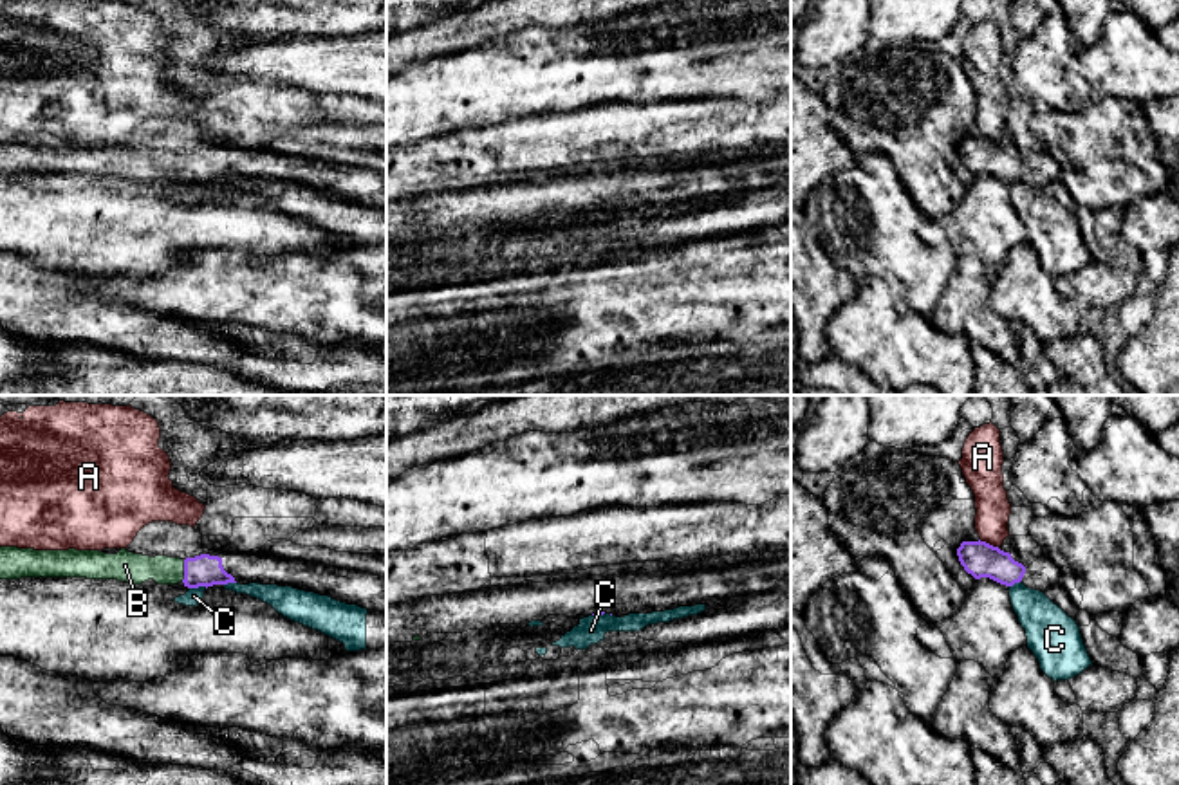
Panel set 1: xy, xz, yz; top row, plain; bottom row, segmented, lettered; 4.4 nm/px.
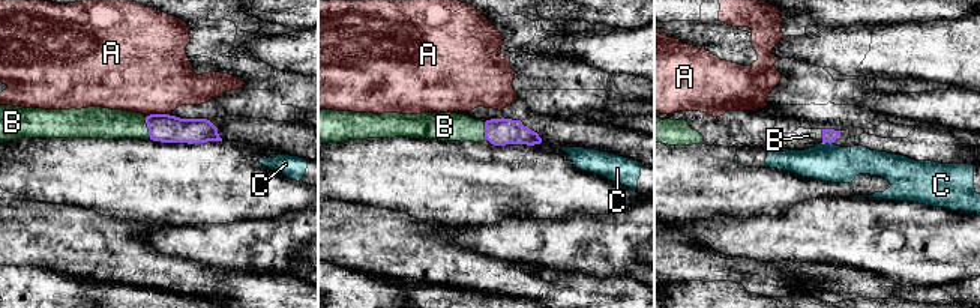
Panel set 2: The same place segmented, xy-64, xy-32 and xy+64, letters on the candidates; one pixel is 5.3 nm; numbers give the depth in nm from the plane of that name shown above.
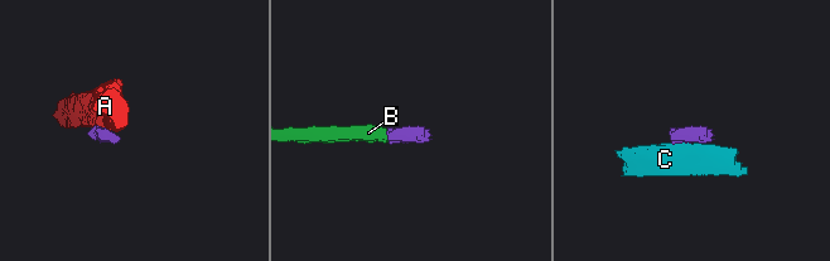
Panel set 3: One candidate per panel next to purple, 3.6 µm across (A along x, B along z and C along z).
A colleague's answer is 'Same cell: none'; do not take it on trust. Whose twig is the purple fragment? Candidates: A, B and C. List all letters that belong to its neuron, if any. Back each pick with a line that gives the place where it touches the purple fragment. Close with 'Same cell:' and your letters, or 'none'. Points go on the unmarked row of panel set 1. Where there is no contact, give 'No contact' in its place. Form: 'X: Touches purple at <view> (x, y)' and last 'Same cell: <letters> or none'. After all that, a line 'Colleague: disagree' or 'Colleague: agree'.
B: Touches purple at xy (185, 166)
Same cell: B
Colleague: disagree

